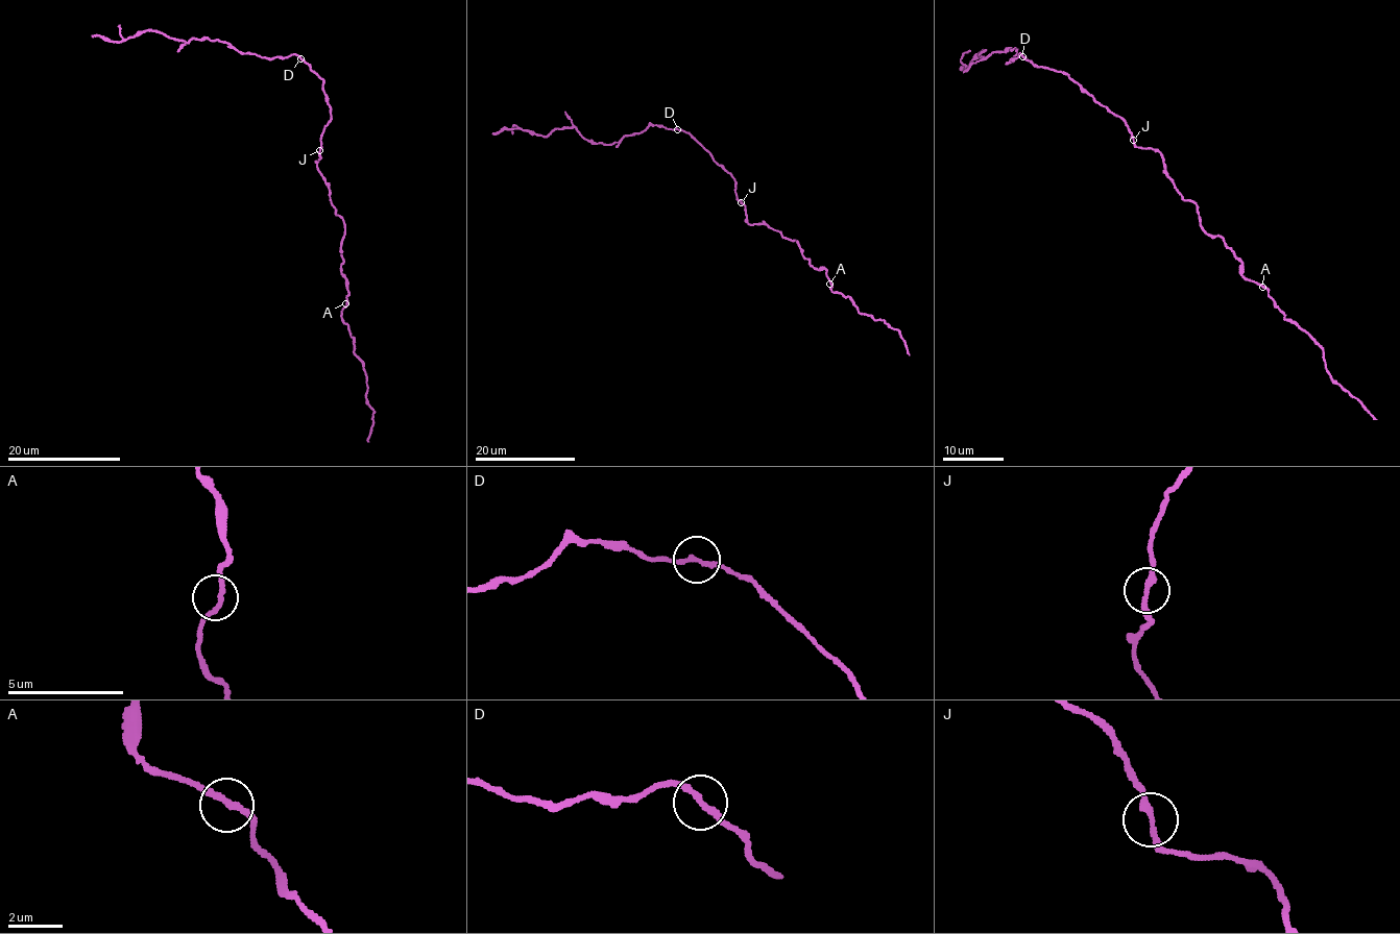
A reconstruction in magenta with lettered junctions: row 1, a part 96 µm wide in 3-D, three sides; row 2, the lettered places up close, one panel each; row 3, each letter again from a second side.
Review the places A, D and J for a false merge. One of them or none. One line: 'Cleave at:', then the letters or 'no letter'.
Cleave at: D

